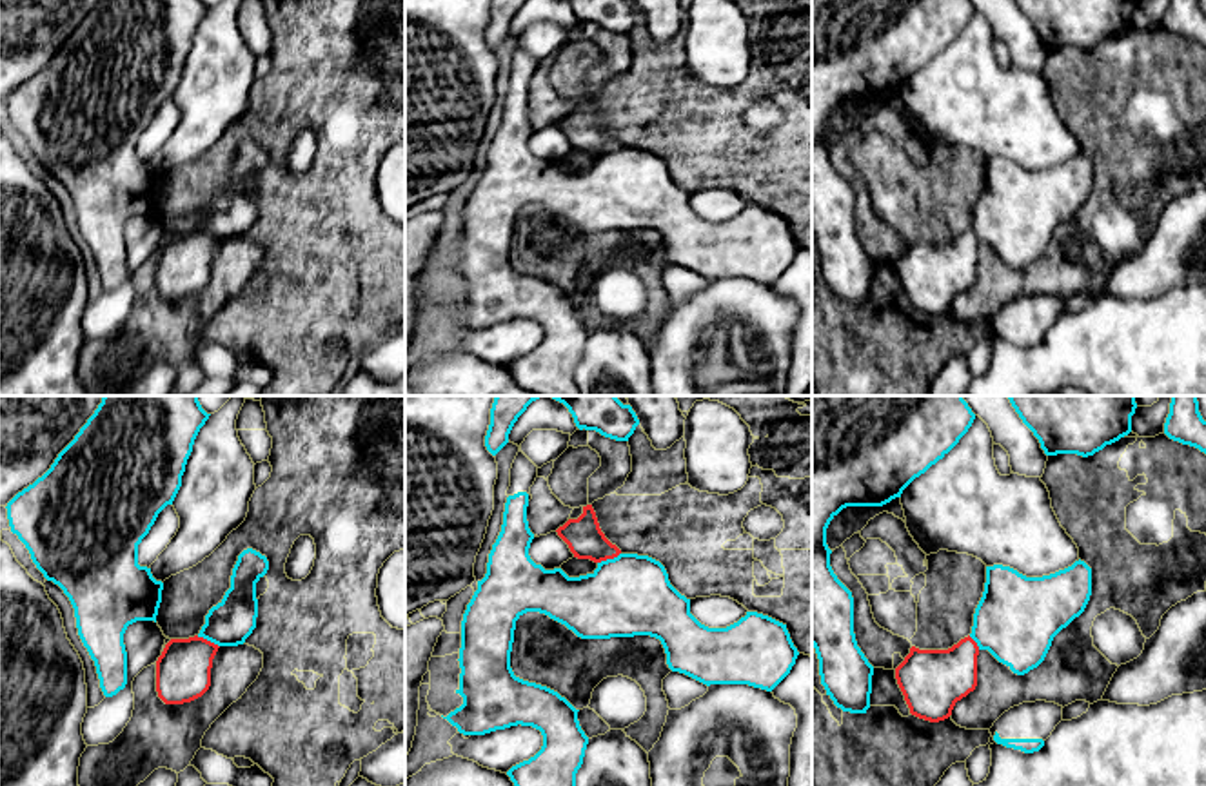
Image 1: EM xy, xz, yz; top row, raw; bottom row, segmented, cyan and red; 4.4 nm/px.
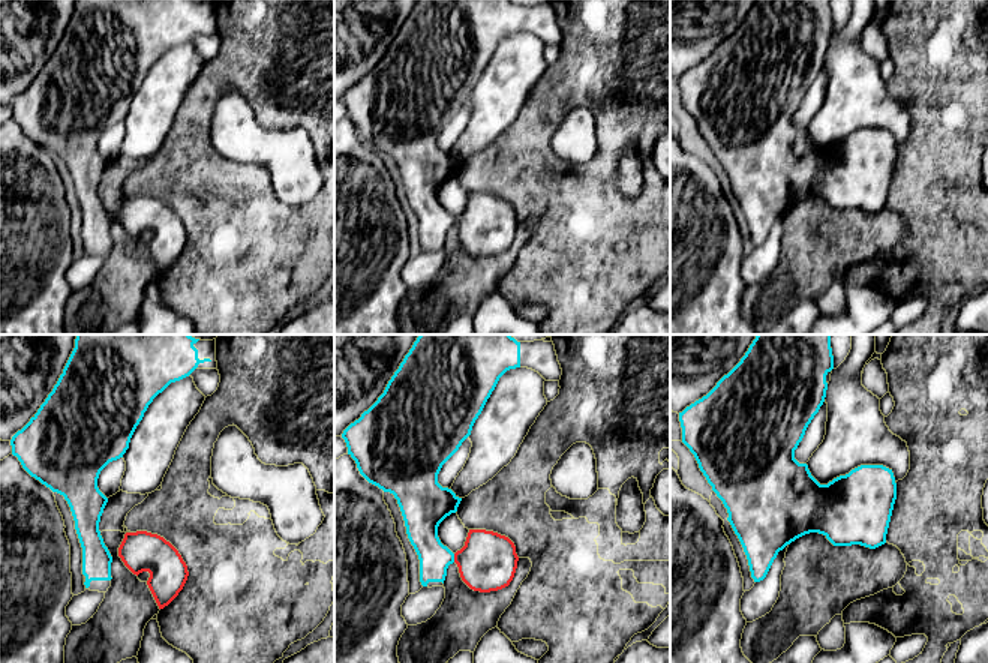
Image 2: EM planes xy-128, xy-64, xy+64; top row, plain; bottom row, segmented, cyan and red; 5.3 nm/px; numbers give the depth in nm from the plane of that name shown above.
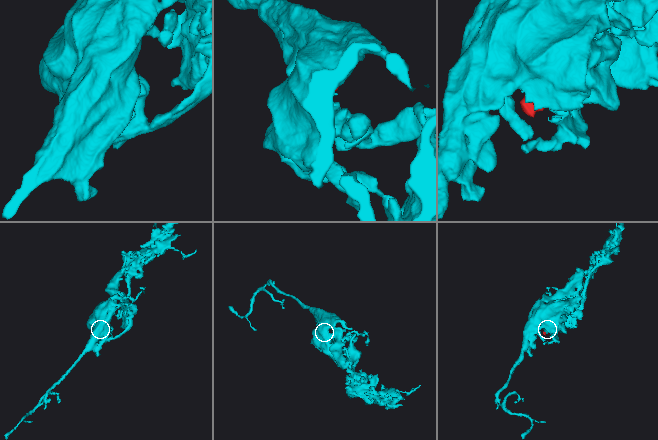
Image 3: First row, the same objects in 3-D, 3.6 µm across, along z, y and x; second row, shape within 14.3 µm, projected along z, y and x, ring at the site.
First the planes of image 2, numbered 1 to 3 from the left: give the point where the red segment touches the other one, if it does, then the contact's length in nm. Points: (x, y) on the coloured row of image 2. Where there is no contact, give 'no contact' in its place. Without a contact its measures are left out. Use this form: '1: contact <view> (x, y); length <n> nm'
1: no contact
2: contact xy-64 (453, 558); length 50 nm
3: no contact

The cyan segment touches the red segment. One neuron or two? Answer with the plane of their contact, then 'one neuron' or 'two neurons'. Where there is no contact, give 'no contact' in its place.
meets cyan in xz; one neuron

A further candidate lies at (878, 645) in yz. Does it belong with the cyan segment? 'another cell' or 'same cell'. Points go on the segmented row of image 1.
another cell

